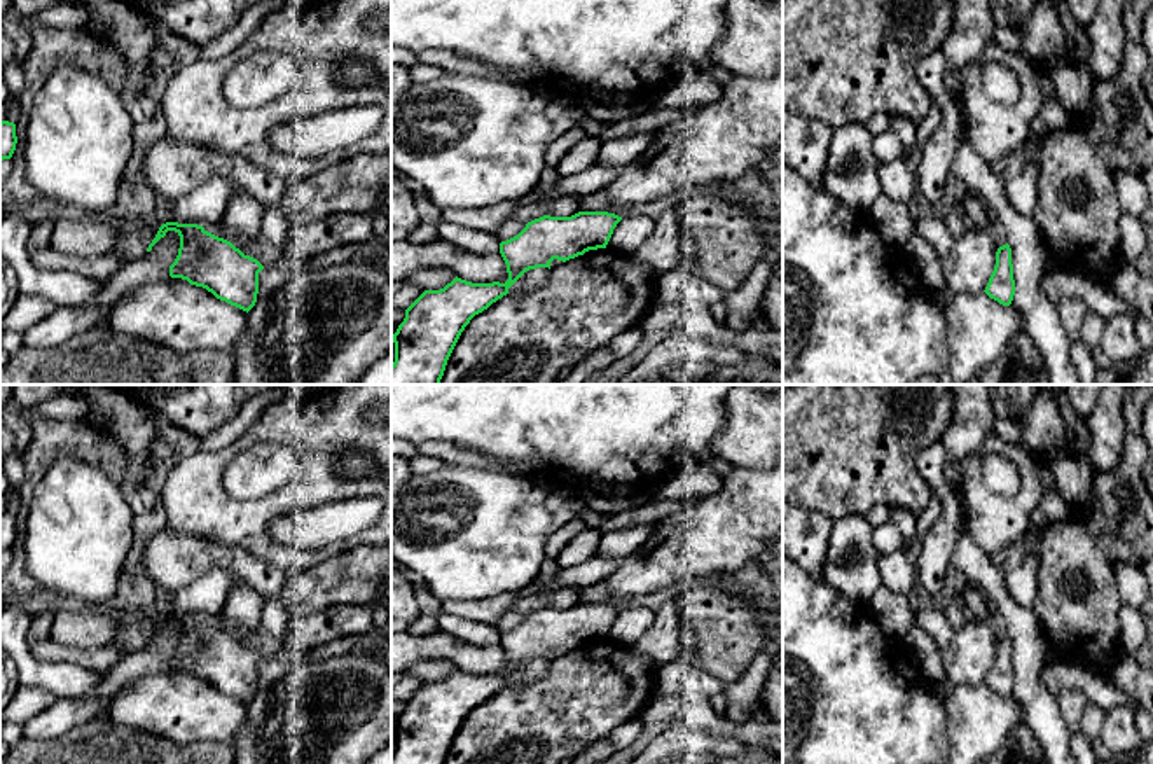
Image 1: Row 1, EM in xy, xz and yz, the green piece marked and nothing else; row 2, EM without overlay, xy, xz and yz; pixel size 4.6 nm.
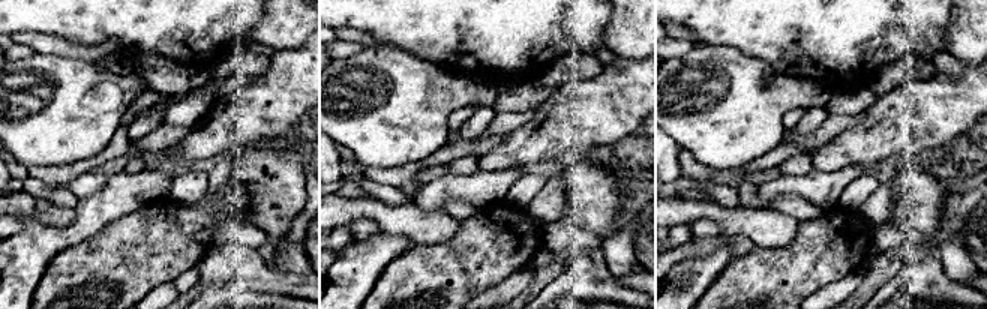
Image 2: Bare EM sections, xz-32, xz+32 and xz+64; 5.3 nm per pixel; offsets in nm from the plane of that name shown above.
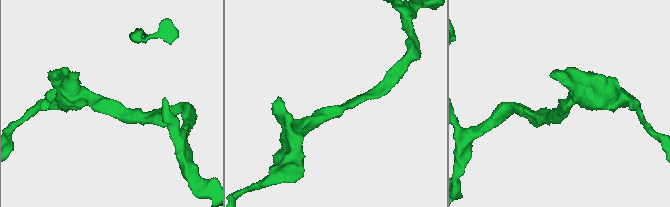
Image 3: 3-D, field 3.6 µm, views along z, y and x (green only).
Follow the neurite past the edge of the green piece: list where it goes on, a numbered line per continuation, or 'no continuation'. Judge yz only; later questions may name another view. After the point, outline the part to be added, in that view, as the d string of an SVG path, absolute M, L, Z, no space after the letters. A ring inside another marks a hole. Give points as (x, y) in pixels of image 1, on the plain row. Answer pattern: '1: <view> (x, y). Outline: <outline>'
no continuation

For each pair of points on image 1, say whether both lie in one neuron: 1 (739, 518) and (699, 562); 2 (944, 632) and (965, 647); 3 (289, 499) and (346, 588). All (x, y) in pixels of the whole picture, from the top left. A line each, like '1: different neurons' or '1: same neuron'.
1: same neuron
2: different neurons
3: different neurons

